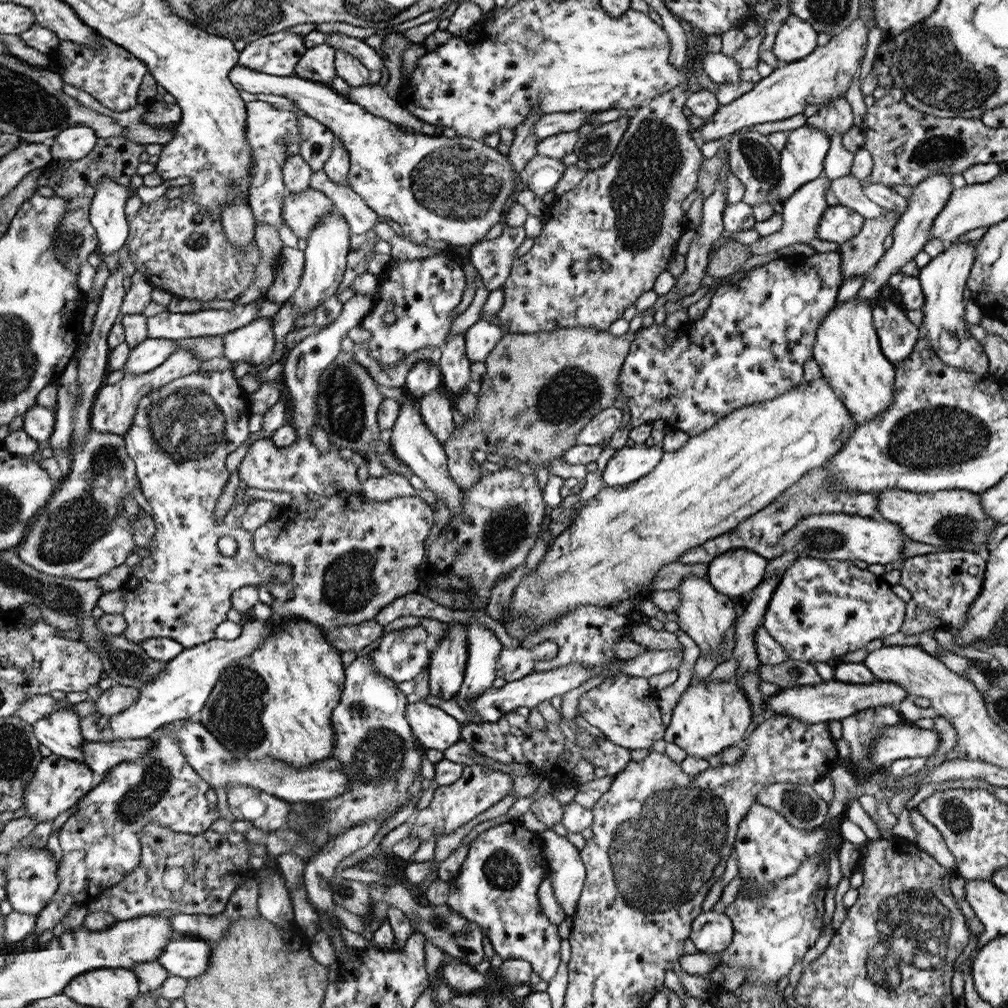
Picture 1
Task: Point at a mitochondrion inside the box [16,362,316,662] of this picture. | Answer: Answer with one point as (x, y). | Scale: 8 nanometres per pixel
(63, 535)

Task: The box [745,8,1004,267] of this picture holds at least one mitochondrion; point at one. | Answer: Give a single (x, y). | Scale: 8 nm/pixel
(930, 68)

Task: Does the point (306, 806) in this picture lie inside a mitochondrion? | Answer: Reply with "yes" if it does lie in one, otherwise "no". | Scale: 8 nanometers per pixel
no

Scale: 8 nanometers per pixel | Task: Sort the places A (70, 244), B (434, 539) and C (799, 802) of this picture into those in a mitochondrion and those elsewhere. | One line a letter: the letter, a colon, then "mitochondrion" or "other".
A: mitochondrion
B: other
C: mitochondrion

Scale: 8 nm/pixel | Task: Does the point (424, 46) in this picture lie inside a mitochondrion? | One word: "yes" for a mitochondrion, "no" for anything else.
no

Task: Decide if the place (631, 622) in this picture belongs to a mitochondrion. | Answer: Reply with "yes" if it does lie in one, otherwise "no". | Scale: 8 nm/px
no

